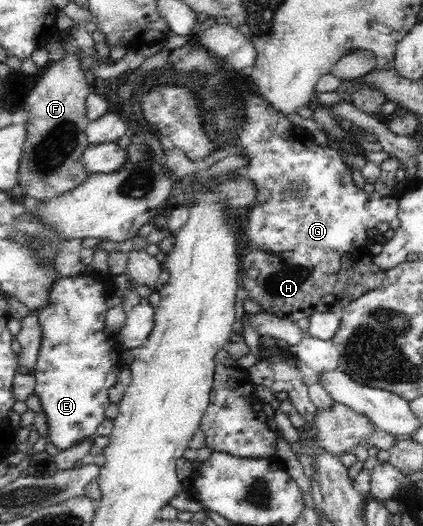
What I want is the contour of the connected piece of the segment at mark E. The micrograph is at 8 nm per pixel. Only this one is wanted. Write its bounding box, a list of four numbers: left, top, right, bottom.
[33,274,121,451]

